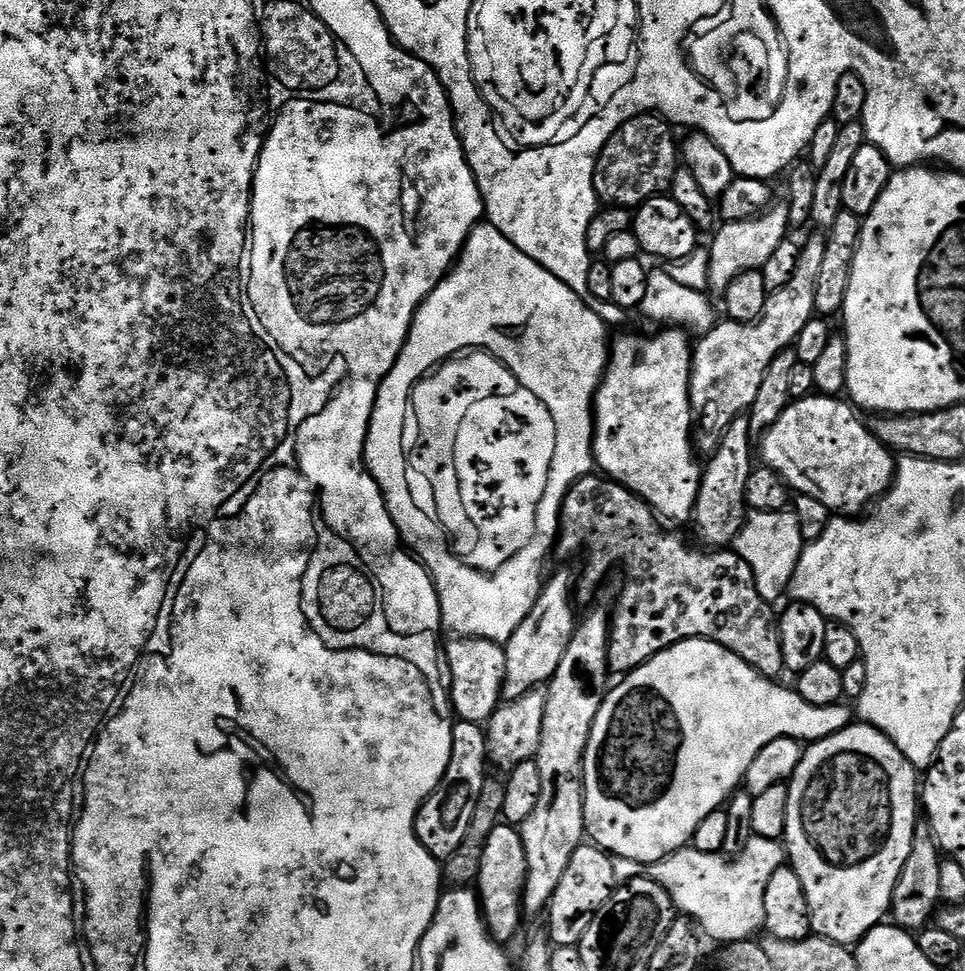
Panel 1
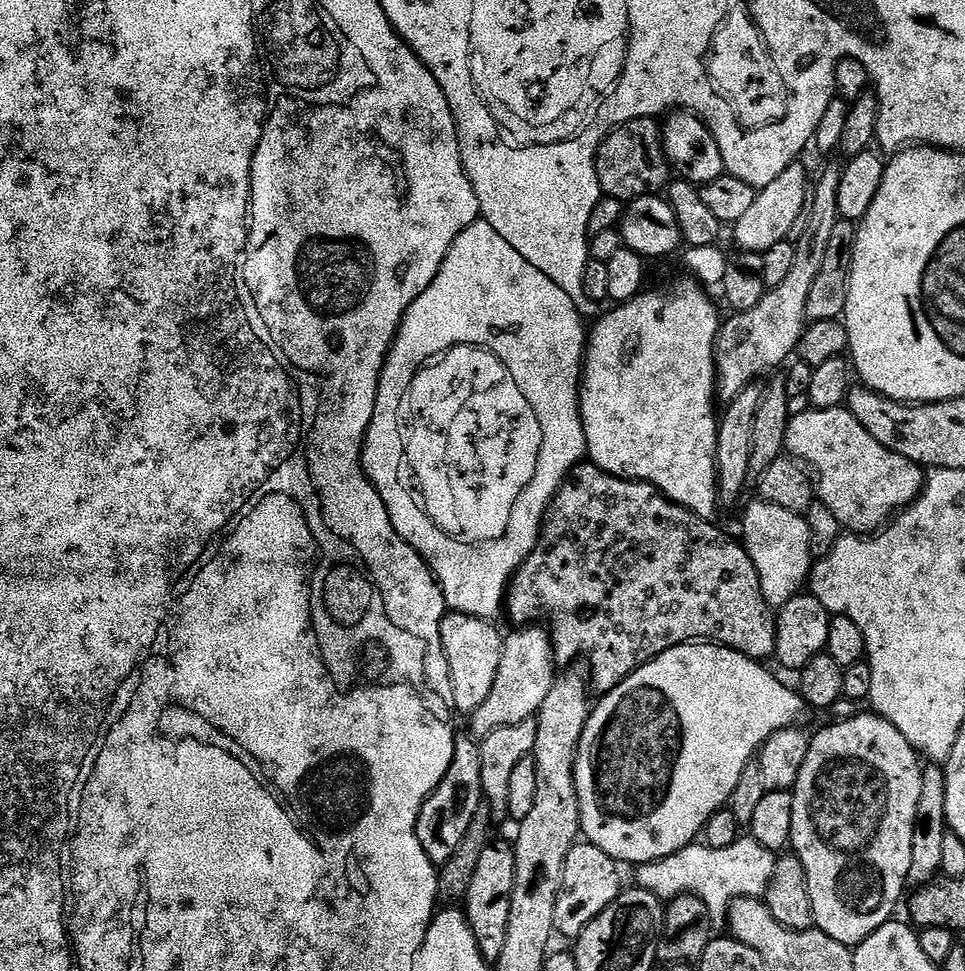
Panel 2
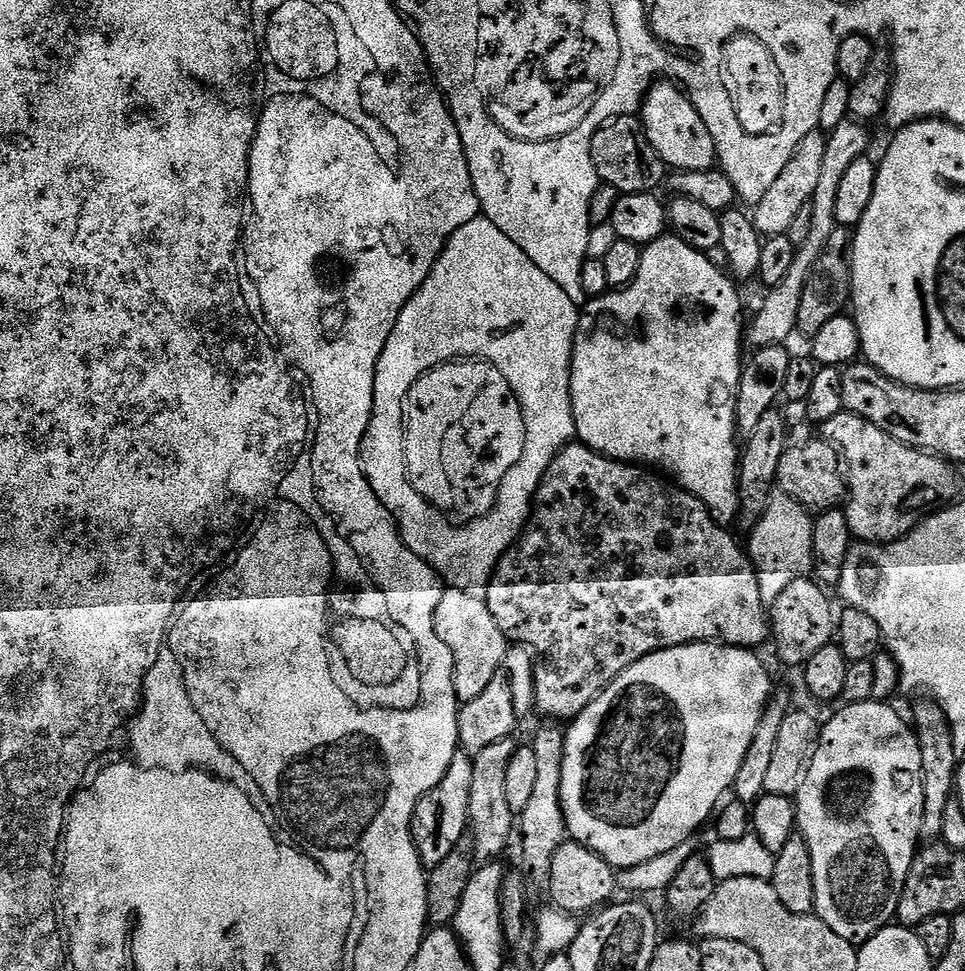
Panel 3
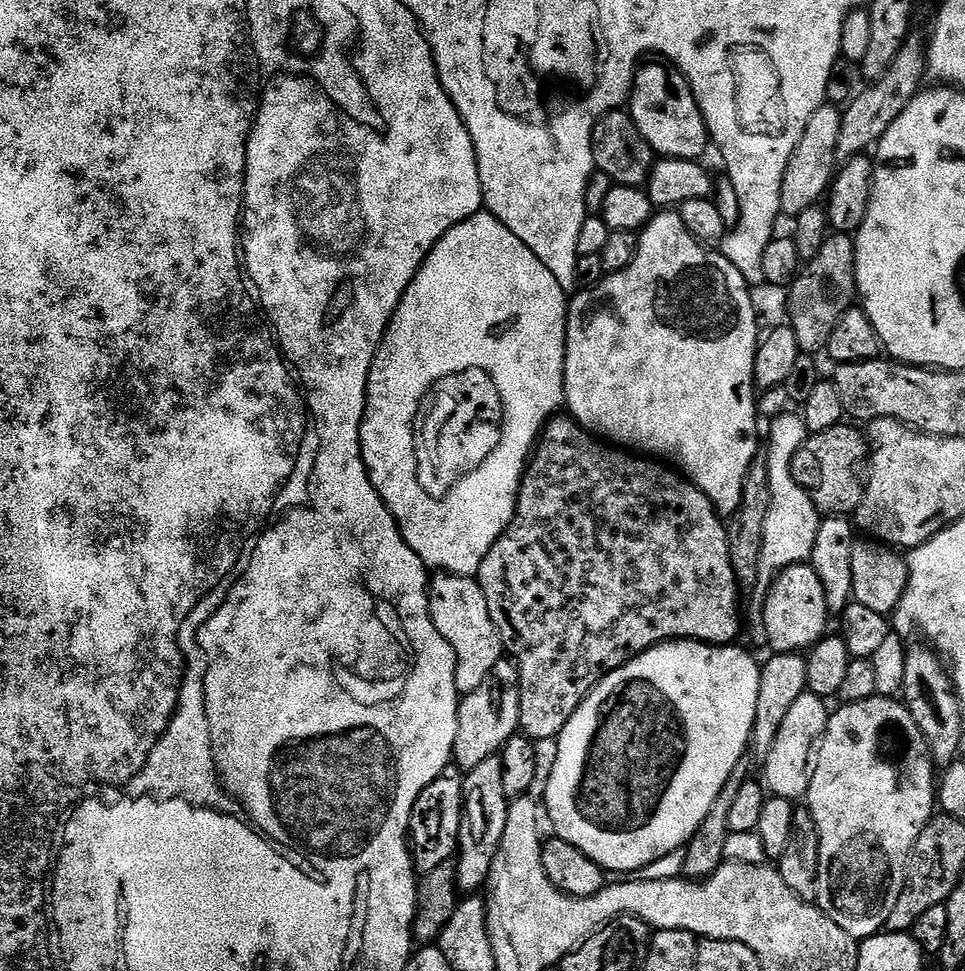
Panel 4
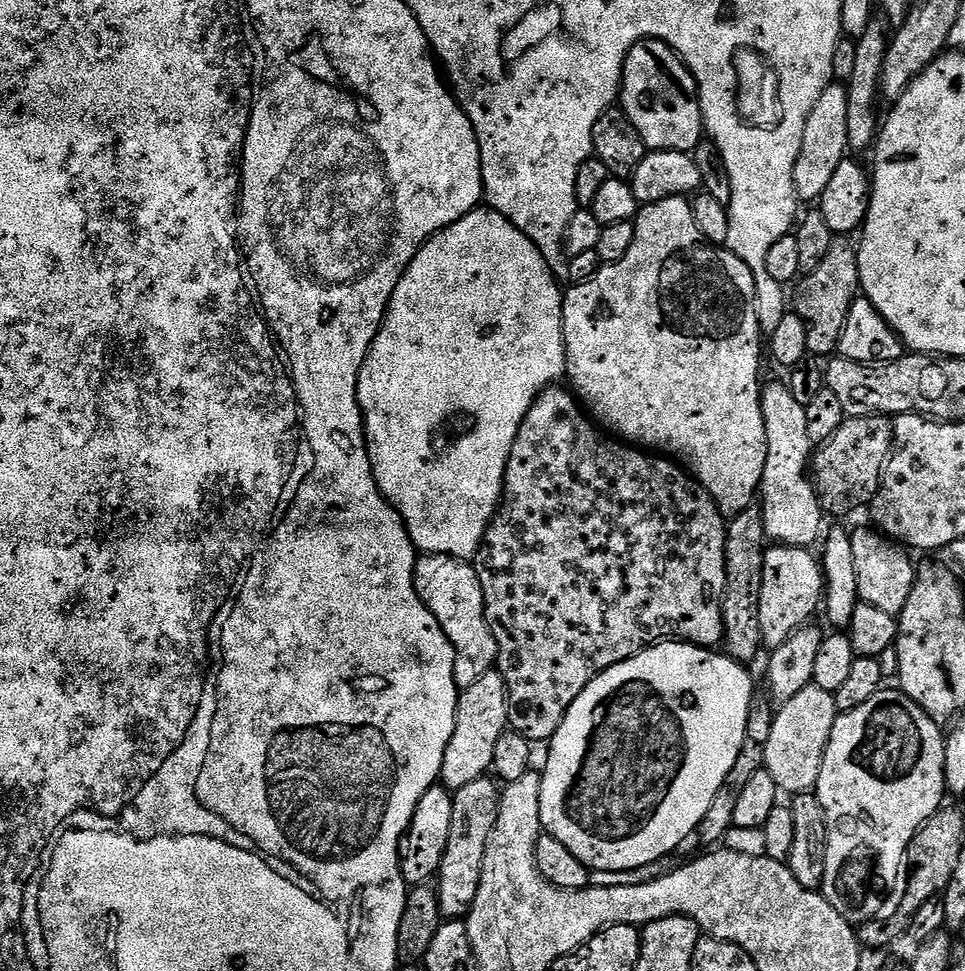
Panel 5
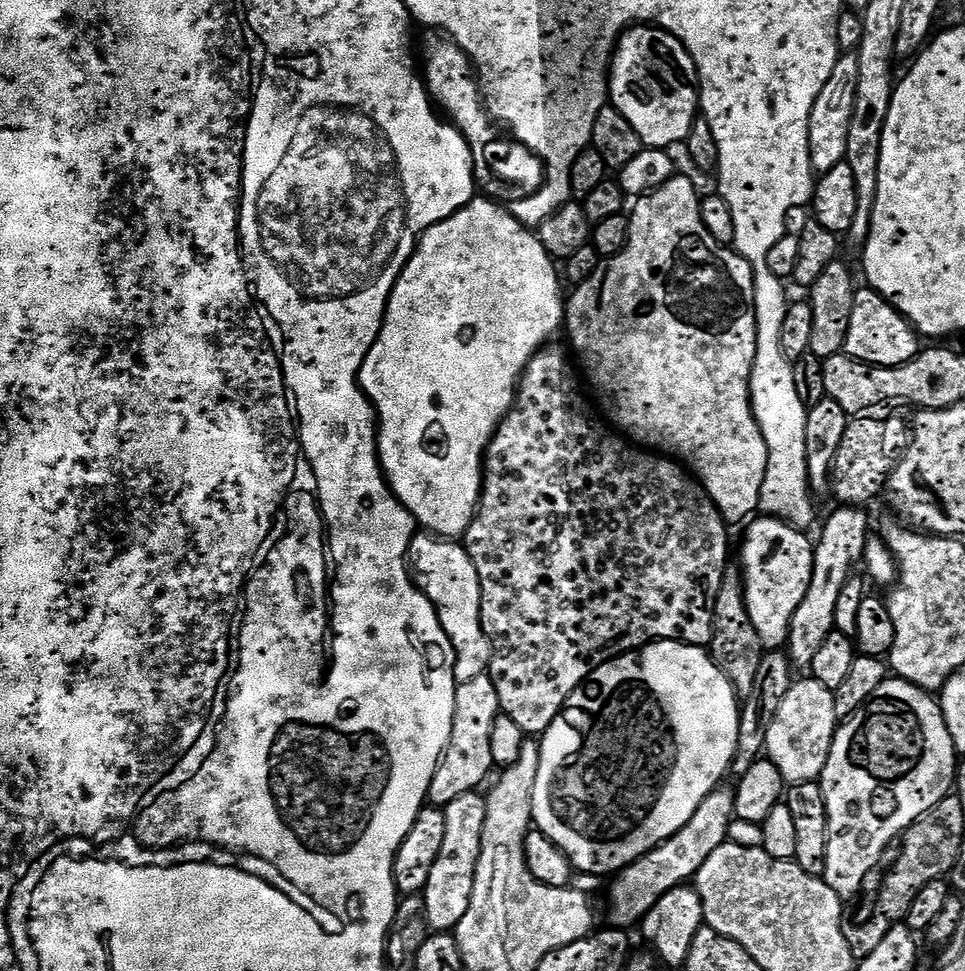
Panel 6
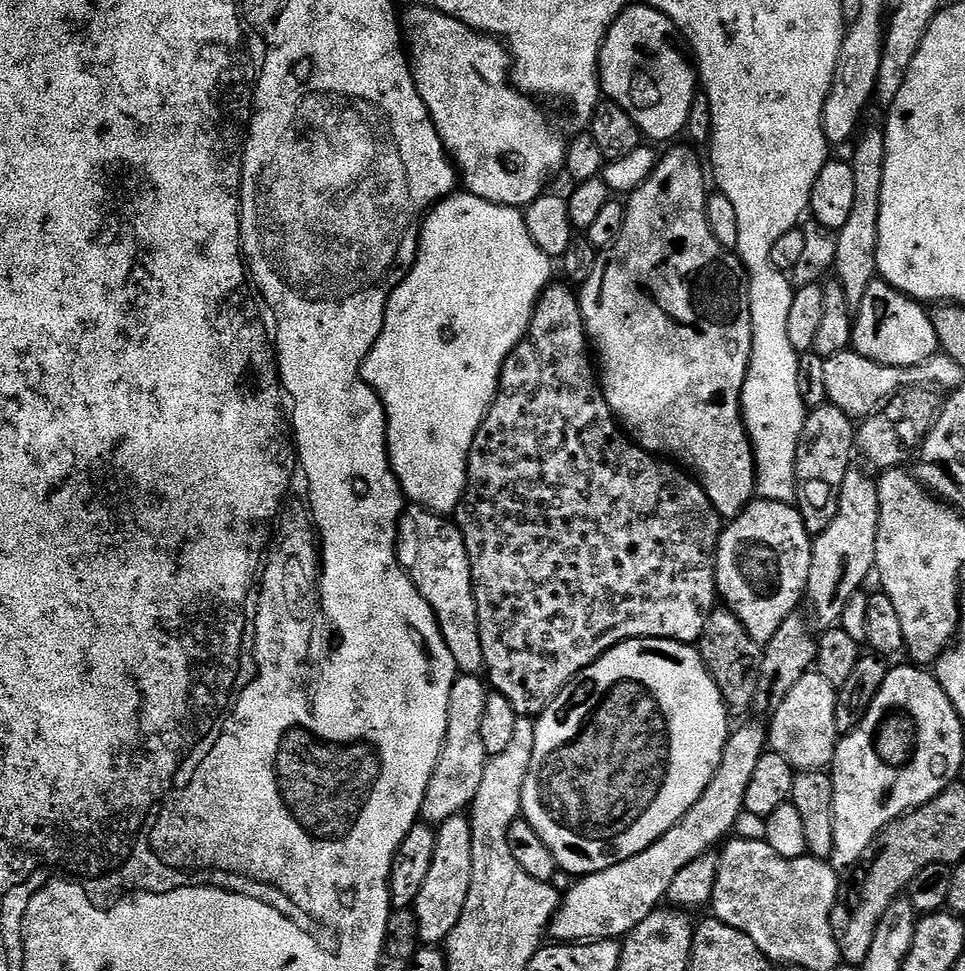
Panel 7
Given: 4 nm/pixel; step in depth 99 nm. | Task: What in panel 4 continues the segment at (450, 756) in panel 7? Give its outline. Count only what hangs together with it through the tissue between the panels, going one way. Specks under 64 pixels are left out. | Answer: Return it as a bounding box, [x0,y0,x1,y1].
[452,658,520,773]

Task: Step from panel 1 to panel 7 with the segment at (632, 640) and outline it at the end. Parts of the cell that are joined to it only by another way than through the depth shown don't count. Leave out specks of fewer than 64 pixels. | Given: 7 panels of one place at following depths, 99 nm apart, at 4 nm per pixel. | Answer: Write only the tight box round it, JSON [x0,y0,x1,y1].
[454,282,722,718]

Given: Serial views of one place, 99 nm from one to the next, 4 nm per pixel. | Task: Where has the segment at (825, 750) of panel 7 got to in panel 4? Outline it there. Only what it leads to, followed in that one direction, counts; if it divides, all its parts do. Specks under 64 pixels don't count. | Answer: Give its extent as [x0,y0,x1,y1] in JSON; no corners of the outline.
[762,691,830,802]

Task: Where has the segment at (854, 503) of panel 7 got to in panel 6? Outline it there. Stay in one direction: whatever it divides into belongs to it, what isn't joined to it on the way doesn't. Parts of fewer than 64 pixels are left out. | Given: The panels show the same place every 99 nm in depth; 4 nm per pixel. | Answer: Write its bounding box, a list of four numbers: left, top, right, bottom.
[786,506,870,669]

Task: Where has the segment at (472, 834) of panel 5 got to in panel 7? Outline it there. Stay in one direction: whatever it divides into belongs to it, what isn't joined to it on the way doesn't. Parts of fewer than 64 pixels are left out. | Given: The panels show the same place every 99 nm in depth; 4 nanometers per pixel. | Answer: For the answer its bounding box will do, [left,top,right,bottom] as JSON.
[414,814,472,945]

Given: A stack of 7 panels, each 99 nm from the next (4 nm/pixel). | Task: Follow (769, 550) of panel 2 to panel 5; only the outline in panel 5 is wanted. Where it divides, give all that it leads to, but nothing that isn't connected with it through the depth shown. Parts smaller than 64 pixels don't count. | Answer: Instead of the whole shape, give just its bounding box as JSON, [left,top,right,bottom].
[758,382,824,547]

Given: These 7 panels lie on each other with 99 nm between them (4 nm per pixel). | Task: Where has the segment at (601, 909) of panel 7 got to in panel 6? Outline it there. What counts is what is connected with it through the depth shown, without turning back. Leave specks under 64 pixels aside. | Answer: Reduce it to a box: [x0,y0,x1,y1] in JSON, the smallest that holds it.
[608,786,736,925]

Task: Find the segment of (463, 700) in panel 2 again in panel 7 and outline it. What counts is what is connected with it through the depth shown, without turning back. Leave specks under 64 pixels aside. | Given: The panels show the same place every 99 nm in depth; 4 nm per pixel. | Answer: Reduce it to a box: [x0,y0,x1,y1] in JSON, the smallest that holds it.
[396,506,484,674]

